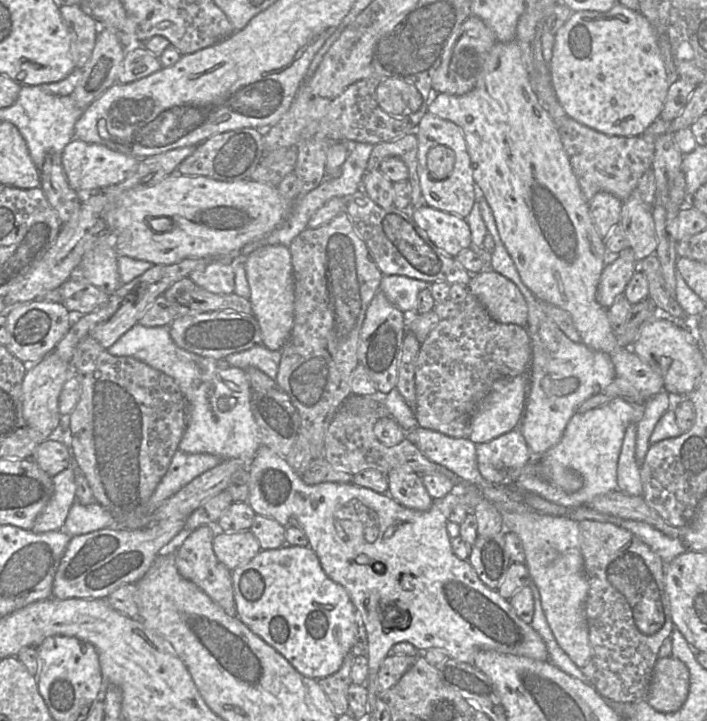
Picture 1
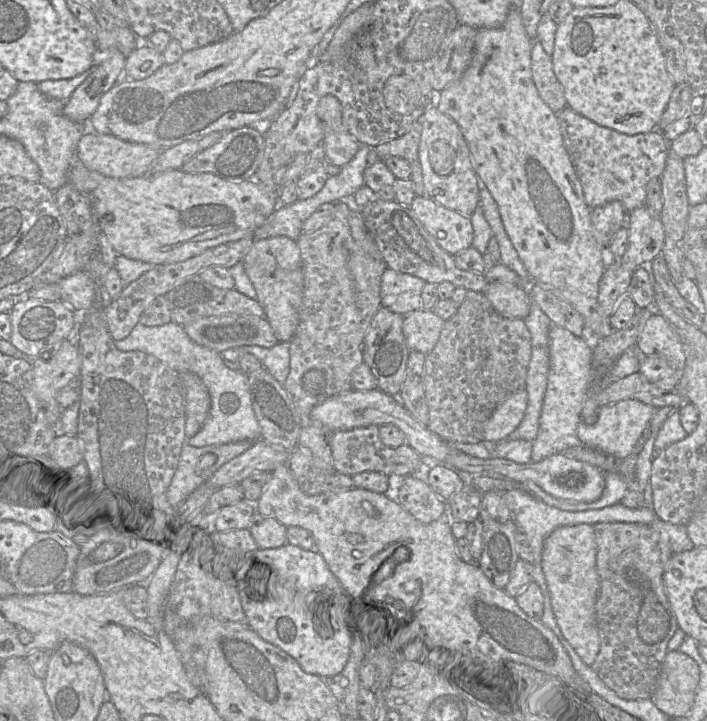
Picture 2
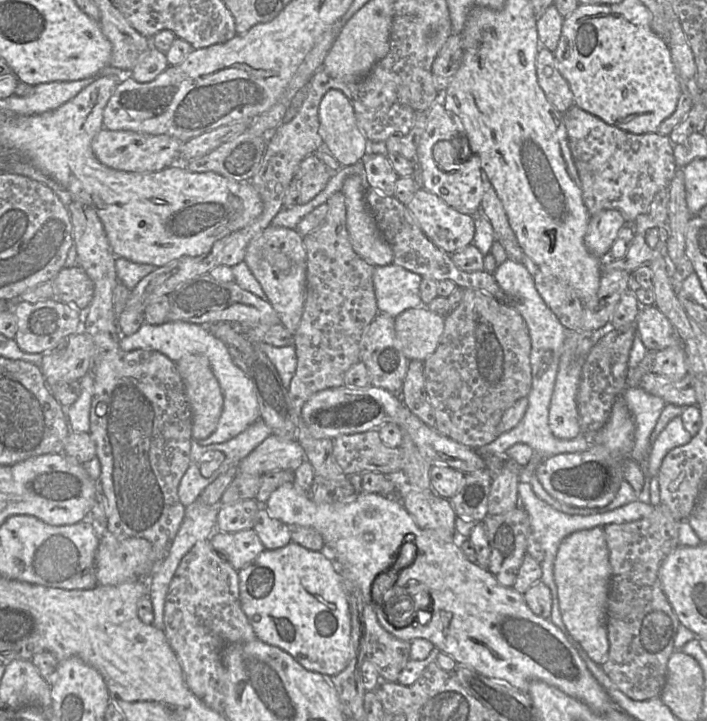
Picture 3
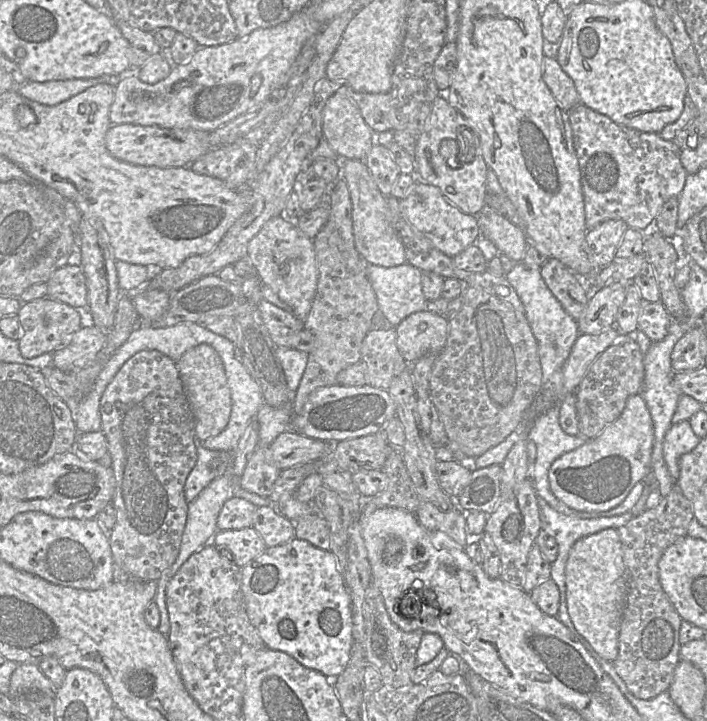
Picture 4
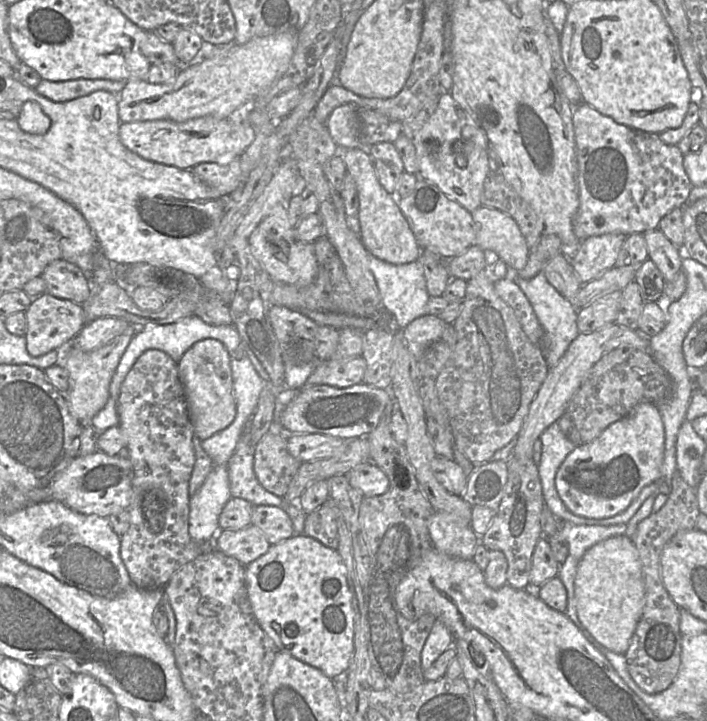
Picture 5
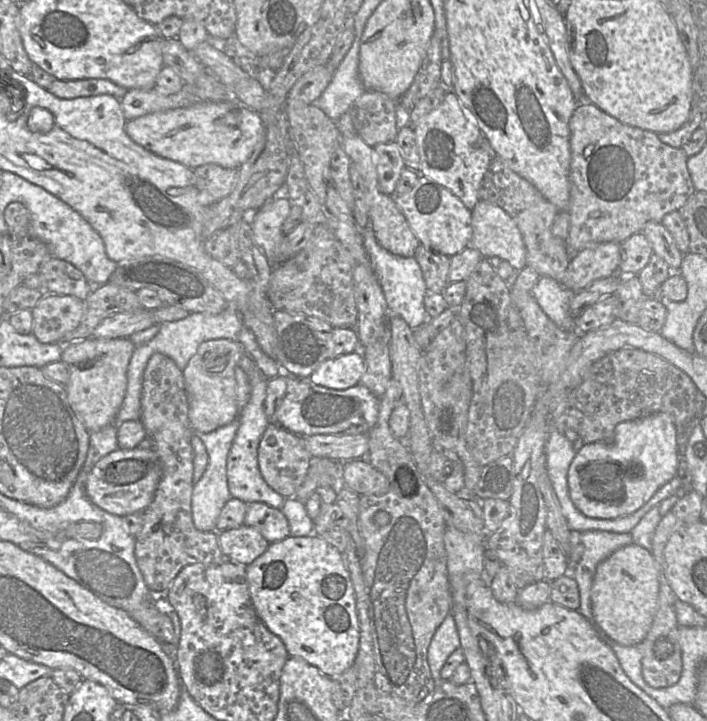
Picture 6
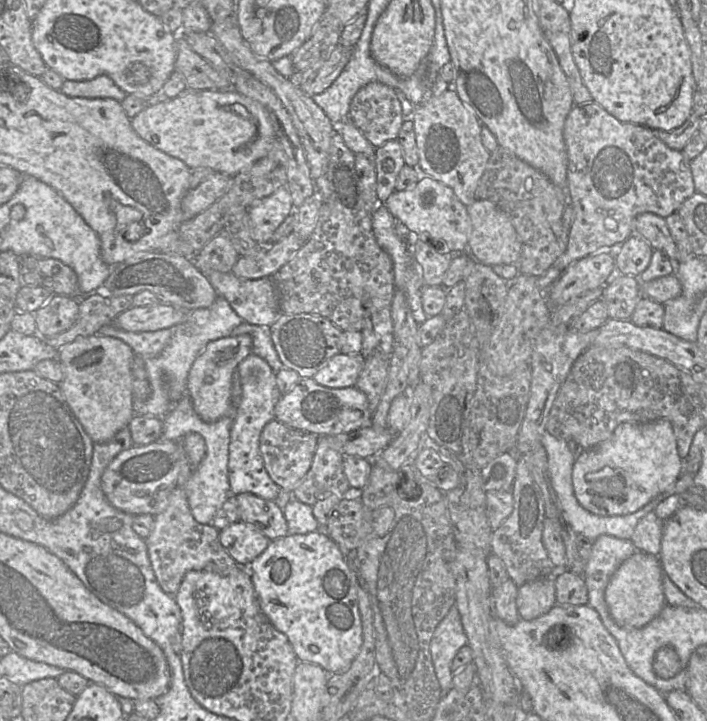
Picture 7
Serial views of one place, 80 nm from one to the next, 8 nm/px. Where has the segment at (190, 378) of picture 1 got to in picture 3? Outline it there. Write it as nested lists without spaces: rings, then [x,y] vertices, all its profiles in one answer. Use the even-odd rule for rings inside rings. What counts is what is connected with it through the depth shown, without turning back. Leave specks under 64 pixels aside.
[[[171,321],[158,325],[143,323],[135,333],[120,337],[119,347],[125,352],[133,350],[158,351],[173,362],[177,362],[189,354],[202,354],[207,357],[221,388],[223,409],[215,431],[207,438],[199,440],[200,445],[208,446],[227,442],[243,433],[260,419],[260,410],[252,380],[233,363],[228,346],[215,337],[207,326]]]

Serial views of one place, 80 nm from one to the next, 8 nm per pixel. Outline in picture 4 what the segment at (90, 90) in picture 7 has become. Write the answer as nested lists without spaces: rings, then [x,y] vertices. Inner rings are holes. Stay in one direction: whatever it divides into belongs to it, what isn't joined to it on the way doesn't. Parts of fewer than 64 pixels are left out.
[[[101,76],[88,79],[53,80],[46,82],[27,82],[16,86],[16,91],[27,99],[43,105],[53,106],[68,100],[87,88],[99,83],[110,83],[114,88],[122,78]]]

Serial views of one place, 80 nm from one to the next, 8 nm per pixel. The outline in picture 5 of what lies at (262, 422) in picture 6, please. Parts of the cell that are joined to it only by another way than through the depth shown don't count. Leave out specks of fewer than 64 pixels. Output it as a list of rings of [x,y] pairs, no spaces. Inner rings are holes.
[[[248,424],[236,449],[228,462],[230,492],[234,498],[242,498],[254,506],[276,506],[283,509],[284,497],[267,491],[258,481],[254,472],[255,446]]]

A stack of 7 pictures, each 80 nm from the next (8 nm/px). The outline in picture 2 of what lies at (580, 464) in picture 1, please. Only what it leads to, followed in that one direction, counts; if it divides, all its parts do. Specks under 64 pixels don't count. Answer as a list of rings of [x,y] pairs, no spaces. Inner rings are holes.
[[[621,400],[601,407],[595,424],[588,425],[583,421],[578,424],[577,436],[582,445],[570,448],[561,454],[566,454],[574,459],[589,463],[604,472],[605,487],[602,495],[597,500],[593,502],[579,502],[556,498],[532,481],[525,482],[523,486],[544,503],[562,511],[599,510],[620,503],[629,489],[628,483],[634,477],[637,455],[647,439],[649,423],[656,409],[639,400]]]

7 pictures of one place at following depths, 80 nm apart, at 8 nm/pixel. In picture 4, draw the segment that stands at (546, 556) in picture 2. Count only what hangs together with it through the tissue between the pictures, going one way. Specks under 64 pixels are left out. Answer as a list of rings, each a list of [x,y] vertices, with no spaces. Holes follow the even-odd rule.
[[[604,529],[573,544],[565,566],[565,583],[567,610],[576,631],[600,657],[613,661],[618,655],[618,634],[626,595],[626,570],[616,529]]]

